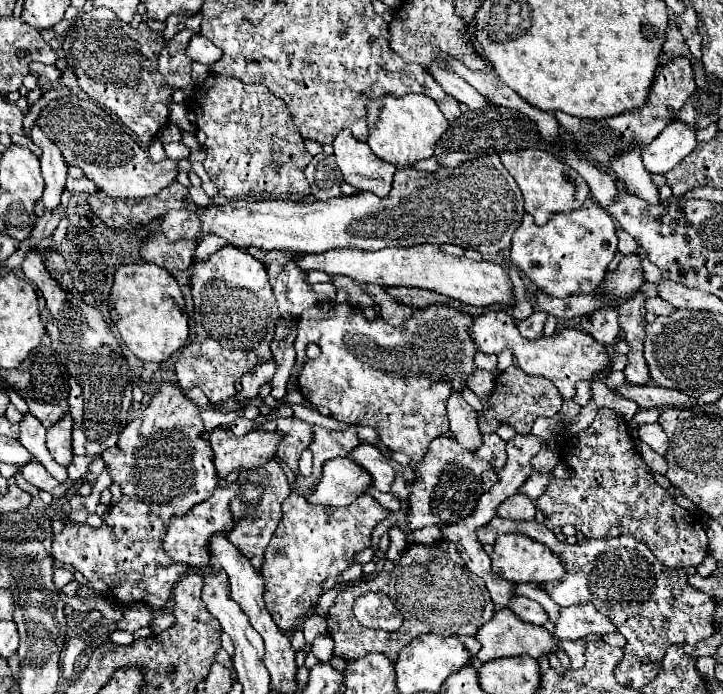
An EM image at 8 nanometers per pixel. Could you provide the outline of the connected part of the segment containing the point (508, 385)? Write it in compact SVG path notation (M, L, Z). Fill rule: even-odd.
M512 365L496 377L494 389L488 395L488 403L478 415L480 433L494 433L502 423L512 425L518 433L530 433L538 417L552 417L560 411L560 407L562 407L562 397L552 381L542 377L530 377L520 367Z

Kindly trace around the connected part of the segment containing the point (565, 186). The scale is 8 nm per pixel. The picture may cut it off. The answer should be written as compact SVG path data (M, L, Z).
M526 149L526 151L506 151L500 155L504 167L518 183L522 195L524 195L524 209L530 213L536 221L536 225L546 225L552 215L556 213L570 213L580 207L590 197L588 183L566 163L558 161L554 155L542 149Z

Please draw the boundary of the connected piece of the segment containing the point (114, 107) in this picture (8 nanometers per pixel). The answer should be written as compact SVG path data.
M100 7L74 17L64 35L62 49L68 67L72 67L78 77L80 89L104 111L116 113L138 141L148 147L158 129L168 121L168 103L172 95L172 89L156 69L158 55L164 49L162 33L154 33L144 21L138 29L132 29L128 23L120 21L116 13Z

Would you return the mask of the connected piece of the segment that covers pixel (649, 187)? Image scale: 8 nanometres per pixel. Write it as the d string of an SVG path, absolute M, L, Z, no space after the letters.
M632 149L630 153L624 153L612 161L612 169L616 171L618 179L622 181L624 189L652 205L662 203L656 185L650 179L650 173L642 165L640 149Z

